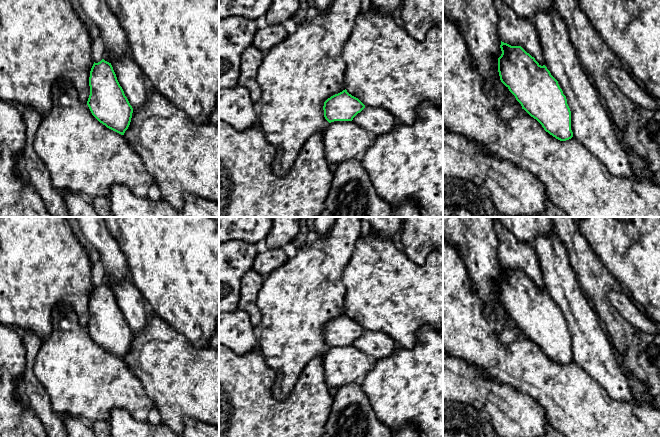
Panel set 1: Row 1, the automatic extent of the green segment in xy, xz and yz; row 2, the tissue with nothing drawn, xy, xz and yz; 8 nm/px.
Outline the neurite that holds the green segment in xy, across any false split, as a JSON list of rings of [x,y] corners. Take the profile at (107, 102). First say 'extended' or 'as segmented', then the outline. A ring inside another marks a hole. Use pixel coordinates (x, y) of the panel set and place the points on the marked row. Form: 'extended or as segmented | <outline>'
as segmented | [[[102,59],[93,64],[89,77],[87,105],[92,115],[107,128],[124,135],[133,108],[120,86],[111,63]]]

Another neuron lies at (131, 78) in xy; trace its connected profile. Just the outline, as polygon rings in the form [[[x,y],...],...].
[[[129,56],[117,58],[111,65],[133,110],[140,109],[148,96],[148,83],[141,68]]]

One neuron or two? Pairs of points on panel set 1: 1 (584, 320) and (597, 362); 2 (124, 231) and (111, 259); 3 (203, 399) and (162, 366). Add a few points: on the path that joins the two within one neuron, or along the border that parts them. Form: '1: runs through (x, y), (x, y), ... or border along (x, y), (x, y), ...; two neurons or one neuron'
1: runs through (586, 330), (593, 352); one neuron
2: border along (106, 227), (122, 252), (127, 266); two neurons
3: runs through (193, 389), (172, 371); one neuron

